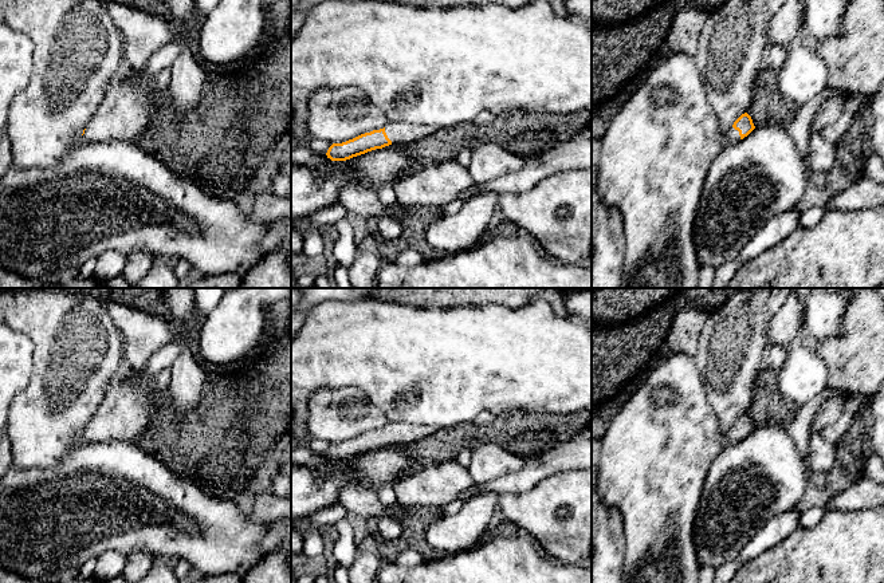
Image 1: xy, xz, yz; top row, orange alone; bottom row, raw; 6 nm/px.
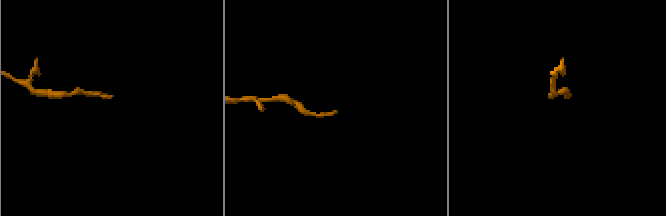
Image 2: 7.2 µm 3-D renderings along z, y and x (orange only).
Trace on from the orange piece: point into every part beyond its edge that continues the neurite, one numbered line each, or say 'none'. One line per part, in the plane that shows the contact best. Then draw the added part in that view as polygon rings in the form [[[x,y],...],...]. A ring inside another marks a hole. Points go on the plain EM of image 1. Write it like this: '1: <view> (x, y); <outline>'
1: xz (400, 433); [[[388,422],[385,433],[392,445],[406,445],[436,433],[439,428],[431,425],[413,425],[408,422]]]

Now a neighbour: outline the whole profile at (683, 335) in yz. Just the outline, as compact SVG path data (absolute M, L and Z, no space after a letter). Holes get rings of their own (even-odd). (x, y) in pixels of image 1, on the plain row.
M687 308L680 311L659 348L657 359L664 361L675 354L685 354L694 358L698 352L700 332L710 316L708 311Z

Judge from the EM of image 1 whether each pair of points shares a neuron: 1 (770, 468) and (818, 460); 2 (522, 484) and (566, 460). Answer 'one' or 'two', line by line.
1: two
2: one

